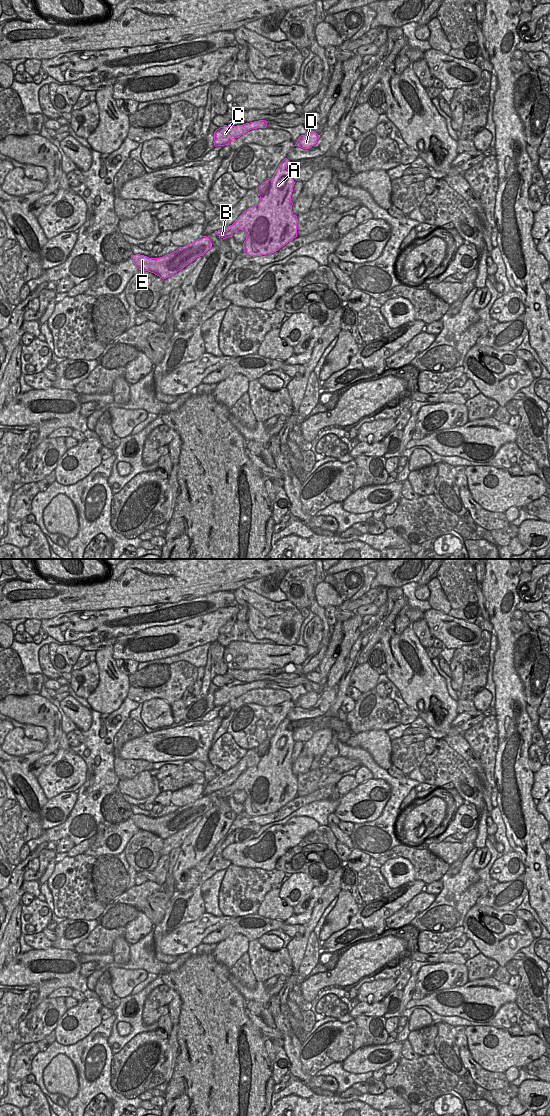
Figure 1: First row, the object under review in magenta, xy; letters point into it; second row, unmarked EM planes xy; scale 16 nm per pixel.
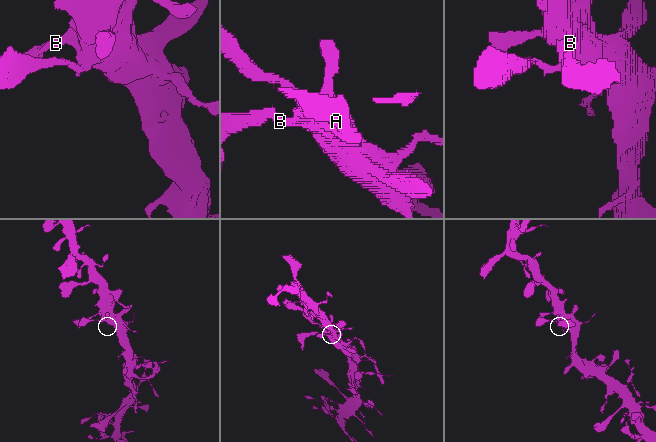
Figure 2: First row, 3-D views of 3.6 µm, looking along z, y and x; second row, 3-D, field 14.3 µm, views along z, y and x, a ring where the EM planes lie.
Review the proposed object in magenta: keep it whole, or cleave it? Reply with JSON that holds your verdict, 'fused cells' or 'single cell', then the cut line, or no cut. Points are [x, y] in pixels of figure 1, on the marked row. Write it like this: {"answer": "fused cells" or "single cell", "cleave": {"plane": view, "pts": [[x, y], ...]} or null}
{"answer": "single cell", "cleave": null}

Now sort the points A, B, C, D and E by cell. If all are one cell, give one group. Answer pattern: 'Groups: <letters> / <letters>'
Groups: A B C D E

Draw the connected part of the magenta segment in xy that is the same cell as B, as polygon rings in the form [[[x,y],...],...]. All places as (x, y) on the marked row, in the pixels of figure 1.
[[[285,158],[273,177],[257,187],[260,201],[244,211],[236,221],[215,233],[226,239],[235,231],[244,230],[247,237],[244,252],[262,256],[278,251],[297,237],[298,218],[292,212],[291,195],[294,187],[293,171],[287,169]]]

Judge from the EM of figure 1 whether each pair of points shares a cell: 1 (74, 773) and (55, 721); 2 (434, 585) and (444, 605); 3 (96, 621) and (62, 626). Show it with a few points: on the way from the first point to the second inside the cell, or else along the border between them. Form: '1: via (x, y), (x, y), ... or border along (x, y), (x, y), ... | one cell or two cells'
1: border along (62, 731), (59, 747), (54, 753) | two cells
2: via (436, 590), (439, 600) | one cell
3: via (88, 623), (70, 626) | one cell

